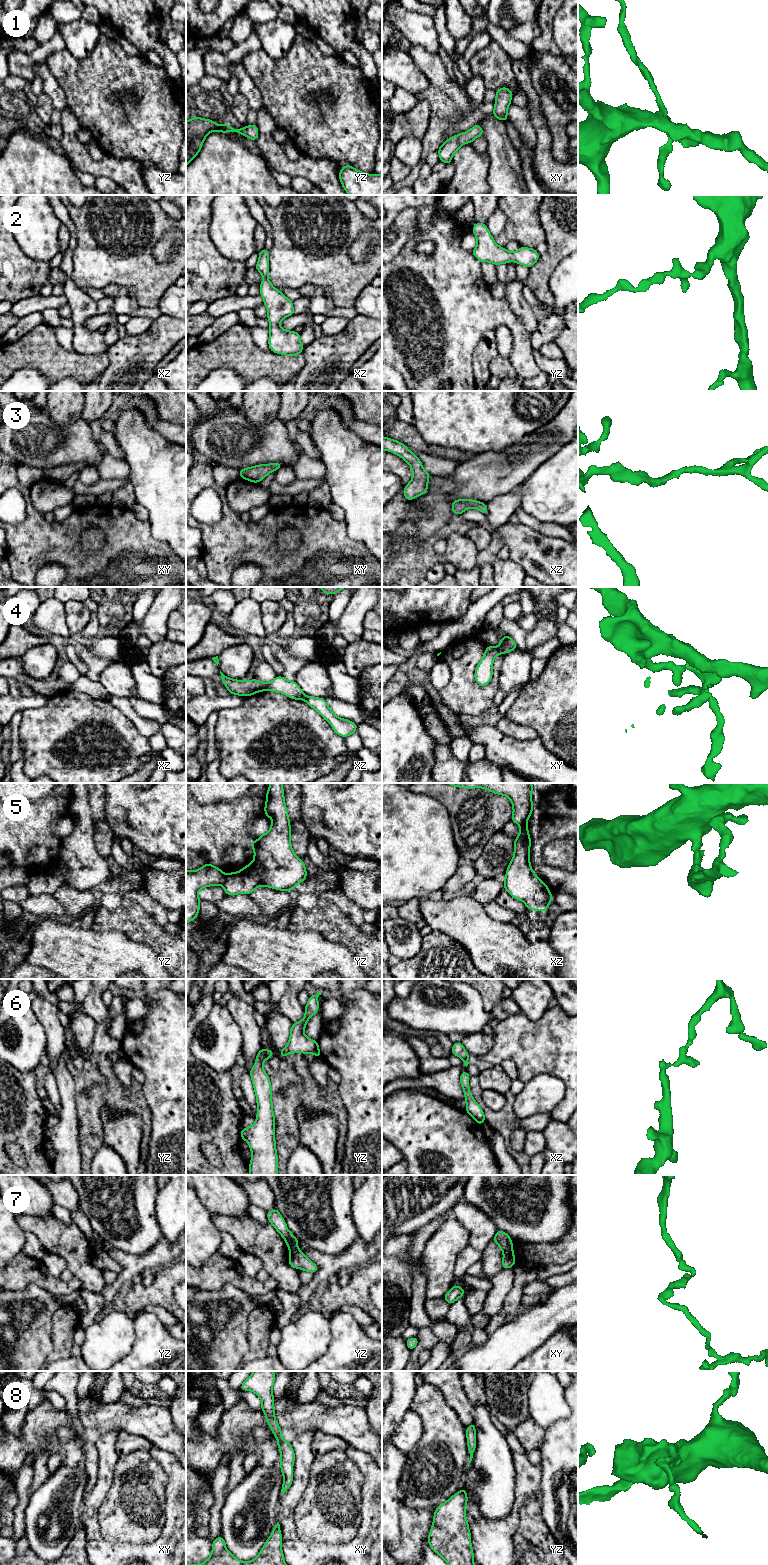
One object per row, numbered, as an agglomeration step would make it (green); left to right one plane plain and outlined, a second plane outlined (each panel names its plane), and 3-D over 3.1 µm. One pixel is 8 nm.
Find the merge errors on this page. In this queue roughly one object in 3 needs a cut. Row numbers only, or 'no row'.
4, 5, 7

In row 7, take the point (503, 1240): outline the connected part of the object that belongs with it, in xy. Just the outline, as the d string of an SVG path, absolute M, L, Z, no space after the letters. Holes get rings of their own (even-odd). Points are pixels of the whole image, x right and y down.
M497 1230L492 1241L496 1242L497 1245L499 1246L499 1248L503 1252L506 1252L507 1250L513 1249L511 1237L507 1233L503 1232L501 1230Z

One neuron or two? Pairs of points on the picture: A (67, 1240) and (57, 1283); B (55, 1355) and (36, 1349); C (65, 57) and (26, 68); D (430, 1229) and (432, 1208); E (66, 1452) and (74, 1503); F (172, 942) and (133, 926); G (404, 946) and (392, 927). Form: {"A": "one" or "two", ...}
{"A": "two", "B": "two", "C": "two", "D": "two", "E": "two", "F": "one", "G": "one"}

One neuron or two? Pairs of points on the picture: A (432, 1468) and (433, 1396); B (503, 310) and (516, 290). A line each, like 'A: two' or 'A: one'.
A: one
B: two

